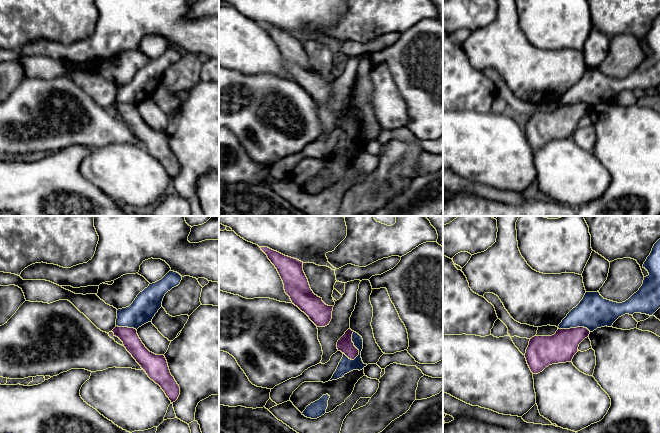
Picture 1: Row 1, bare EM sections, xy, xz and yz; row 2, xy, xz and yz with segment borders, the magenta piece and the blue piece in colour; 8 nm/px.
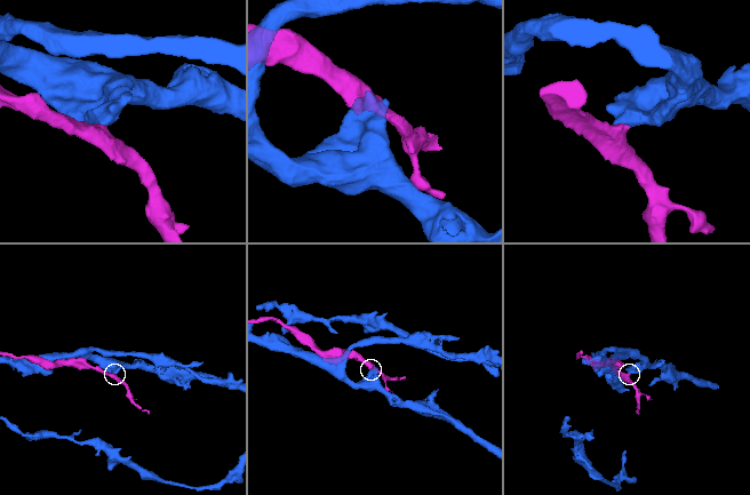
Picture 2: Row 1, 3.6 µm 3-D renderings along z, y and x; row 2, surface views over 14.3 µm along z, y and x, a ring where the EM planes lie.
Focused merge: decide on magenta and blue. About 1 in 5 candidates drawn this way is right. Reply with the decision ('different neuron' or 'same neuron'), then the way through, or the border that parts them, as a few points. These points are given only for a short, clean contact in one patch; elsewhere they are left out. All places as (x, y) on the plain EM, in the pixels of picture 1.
different neuron; border xz (353, 107), (352, 118), (358, 126), (358, 130), (351, 136)

